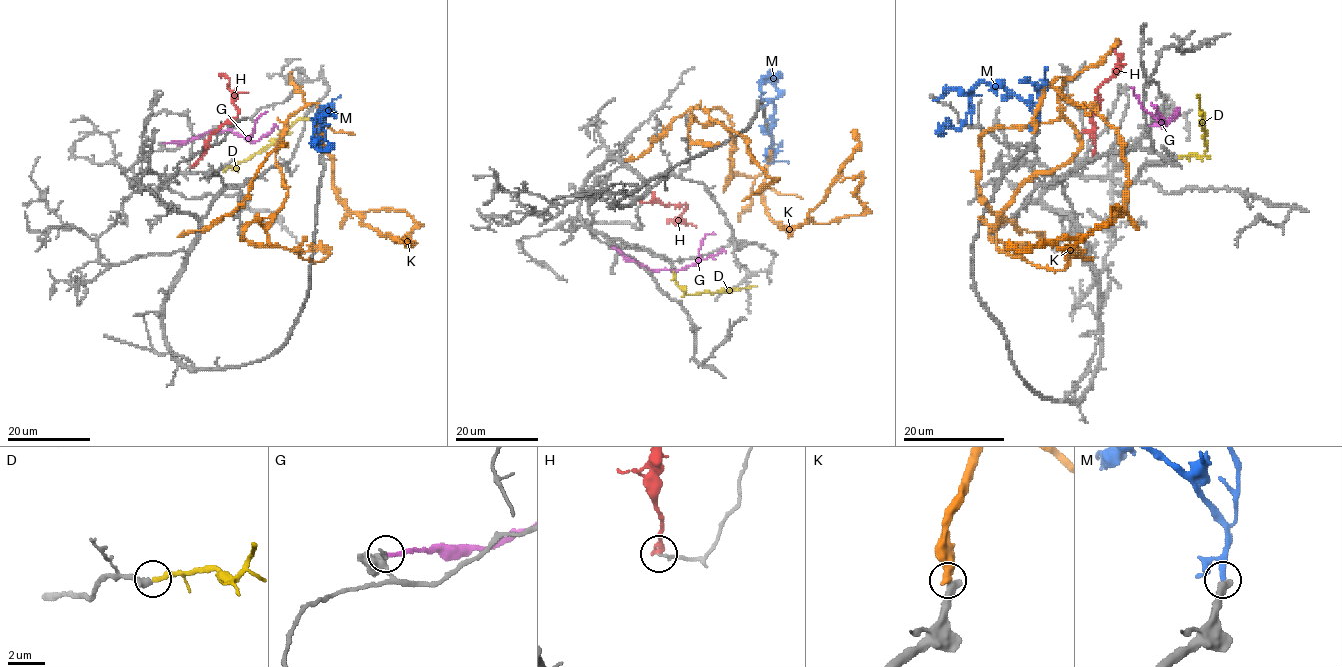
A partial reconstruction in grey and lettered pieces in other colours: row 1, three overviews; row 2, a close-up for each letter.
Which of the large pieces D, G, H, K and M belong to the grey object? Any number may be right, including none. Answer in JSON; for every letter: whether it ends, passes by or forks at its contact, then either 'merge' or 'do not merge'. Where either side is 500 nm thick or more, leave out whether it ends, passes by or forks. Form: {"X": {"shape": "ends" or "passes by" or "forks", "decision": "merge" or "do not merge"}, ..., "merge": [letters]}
{"D": {"shape": "ends", "decision": "merge"}, "G": {"shape": "ends", "decision": "do not merge"}, "H": {"shape": "ends", "decision": "do not merge"}, "K": {"decision": "do not merge"}, "M": {"shape": "ends", "decision": "do not merge"}, "merge": ["D"]}

